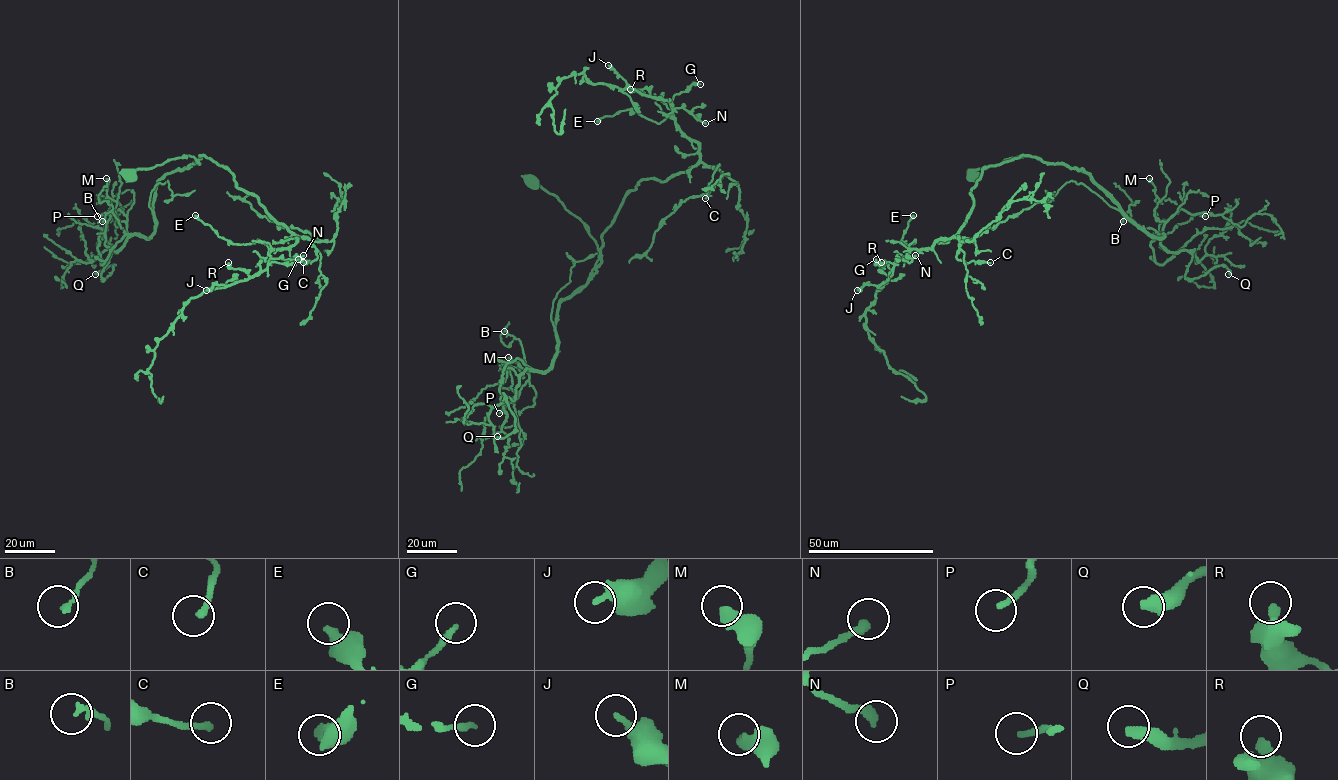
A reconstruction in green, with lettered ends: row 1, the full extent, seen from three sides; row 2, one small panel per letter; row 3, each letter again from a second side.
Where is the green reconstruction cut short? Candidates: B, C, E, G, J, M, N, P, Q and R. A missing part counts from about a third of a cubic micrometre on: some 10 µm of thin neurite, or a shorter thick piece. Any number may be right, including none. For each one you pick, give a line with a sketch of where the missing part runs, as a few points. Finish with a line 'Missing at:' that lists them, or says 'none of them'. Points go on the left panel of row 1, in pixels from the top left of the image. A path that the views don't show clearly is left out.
Missing at: C, N, P, Q

